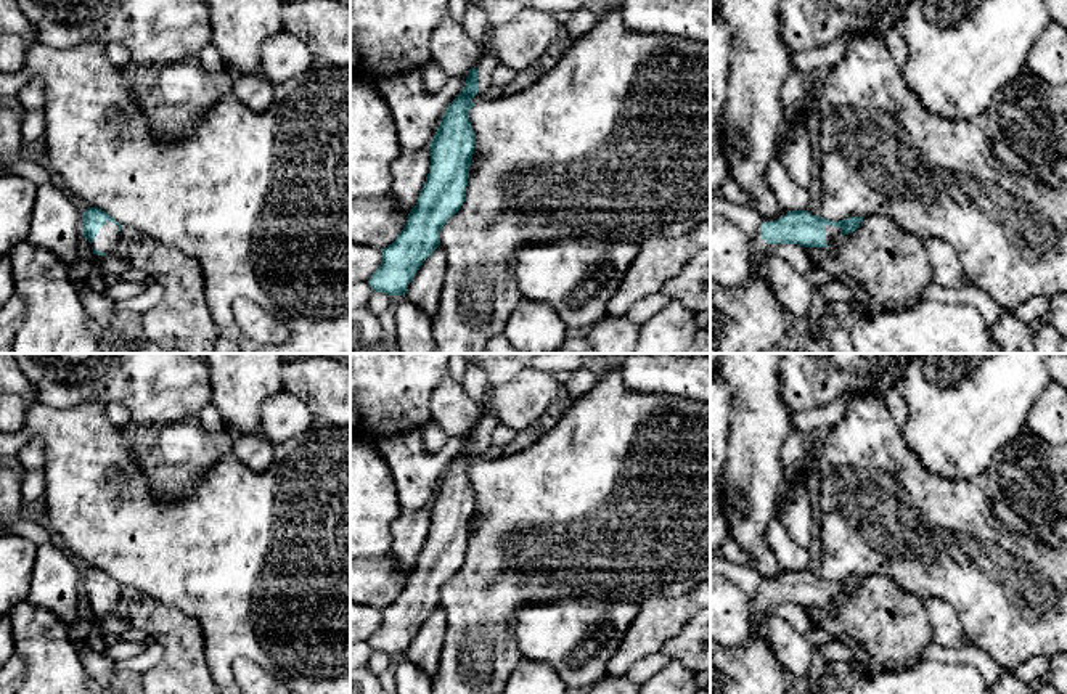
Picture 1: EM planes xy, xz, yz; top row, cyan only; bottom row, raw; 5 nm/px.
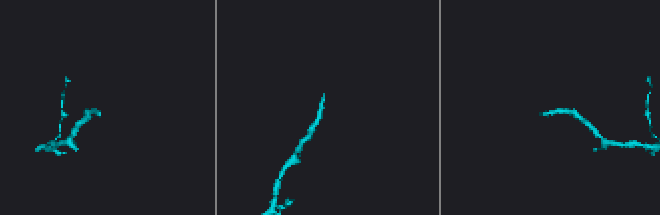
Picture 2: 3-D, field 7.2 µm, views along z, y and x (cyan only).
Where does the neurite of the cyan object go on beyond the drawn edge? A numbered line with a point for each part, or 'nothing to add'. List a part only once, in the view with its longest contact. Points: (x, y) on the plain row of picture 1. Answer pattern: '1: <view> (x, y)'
1: yz (757, 604)

